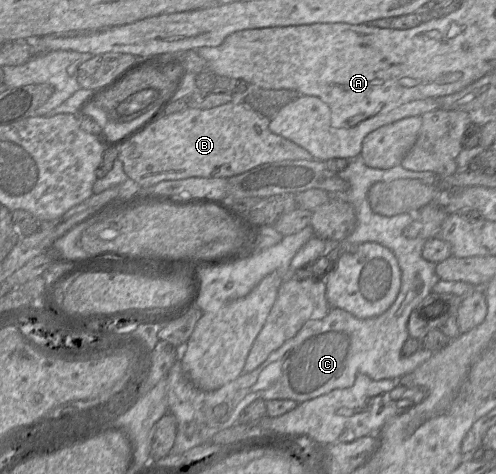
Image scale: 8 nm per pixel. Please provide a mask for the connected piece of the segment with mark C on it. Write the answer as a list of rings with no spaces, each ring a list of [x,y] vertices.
[[[358,155],[354,158],[349,158],[347,160],[348,160],[347,167],[344,170],[339,171],[337,175],[341,177],[343,180],[345,180],[346,182],[348,182],[348,184],[350,185],[350,188],[344,196],[339,196],[339,197],[344,197],[352,205],[355,211],[355,214],[356,214],[357,224],[353,232],[343,242],[339,244],[342,245],[343,250],[344,250],[347,247],[357,247],[358,245],[365,243],[365,242],[376,242],[390,249],[395,255],[400,271],[401,271],[401,288],[400,288],[400,291],[398,293],[396,300],[390,306],[390,308],[386,310],[383,314],[377,317],[365,318],[365,319],[358,318],[354,316],[353,314],[349,313],[348,311],[341,309],[341,308],[331,308],[327,316],[324,317],[323,319],[307,321],[294,337],[287,340],[281,347],[279,347],[278,349],[270,353],[268,358],[255,370],[253,370],[250,373],[240,375],[237,379],[225,384],[224,386],[214,391],[203,391],[201,389],[198,389],[185,376],[183,369],[182,369],[181,360],[182,360],[184,353],[186,352],[186,343],[180,346],[177,346],[176,347],[177,348],[177,361],[174,363],[174,365],[172,366],[172,368],[170,369],[168,373],[168,412],[173,414],[177,420],[177,435],[176,435],[173,447],[169,455],[182,454],[196,446],[199,446],[206,442],[210,442],[212,437],[216,433],[235,425],[238,422],[239,416],[242,413],[242,411],[256,399],[263,399],[265,401],[273,400],[273,399],[290,399],[293,401],[296,401],[297,403],[302,403],[302,402],[314,399],[316,397],[319,397],[321,395],[327,394],[335,389],[343,389],[343,388],[351,387],[354,384],[356,377],[359,374],[367,375],[373,380],[401,378],[402,376],[413,372],[417,367],[419,367],[421,364],[427,361],[434,354],[434,352],[423,348],[420,342],[420,348],[414,354],[408,357],[404,357],[402,355],[402,347],[404,343],[406,342],[406,340],[410,337],[408,330],[407,330],[407,324],[408,324],[408,320],[409,320],[409,316],[411,312],[425,297],[427,297],[433,291],[434,285],[438,283],[438,281],[440,280],[440,278],[438,277],[436,273],[436,264],[425,260],[422,256],[422,250],[427,240],[422,239],[422,238],[407,238],[403,234],[404,229],[413,222],[414,213],[403,213],[403,214],[398,214],[398,215],[390,216],[390,217],[376,214],[372,211],[370,207],[367,193],[368,193],[369,188],[377,182],[390,182],[390,181],[397,180],[397,179],[420,179],[425,183],[438,183],[439,181],[438,175],[432,171],[416,172],[416,171],[407,170],[402,165],[394,166],[390,169],[371,168],[364,163],[361,155]]]

